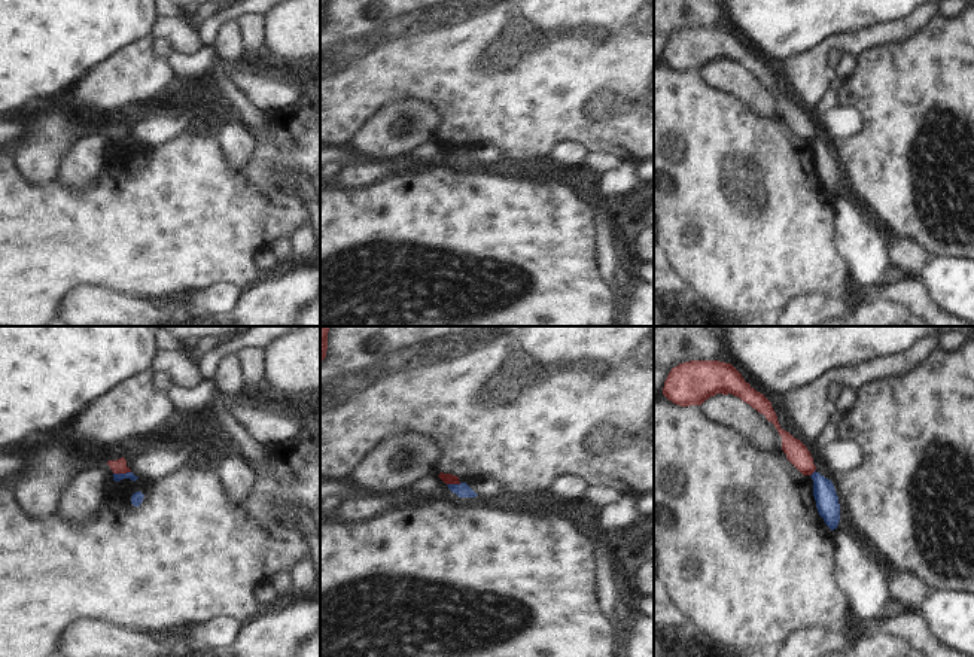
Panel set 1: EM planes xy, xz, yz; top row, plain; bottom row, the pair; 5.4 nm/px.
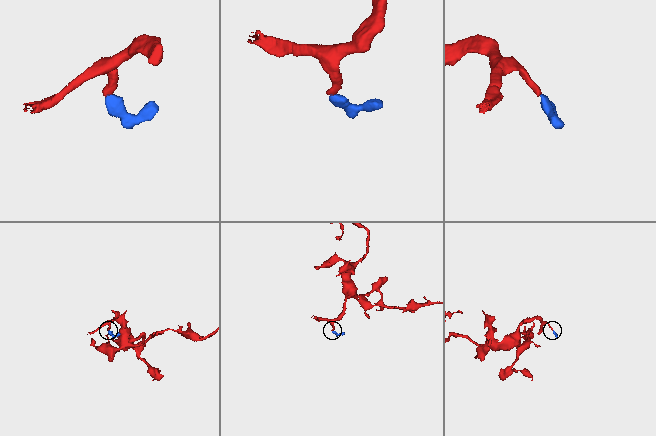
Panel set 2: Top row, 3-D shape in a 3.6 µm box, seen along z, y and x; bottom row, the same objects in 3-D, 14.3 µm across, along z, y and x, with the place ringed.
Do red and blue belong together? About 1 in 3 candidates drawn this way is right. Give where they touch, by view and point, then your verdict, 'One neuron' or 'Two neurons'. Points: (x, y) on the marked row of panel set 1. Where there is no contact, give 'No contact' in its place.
Touches red at xy (121, 473). Two neurons.

